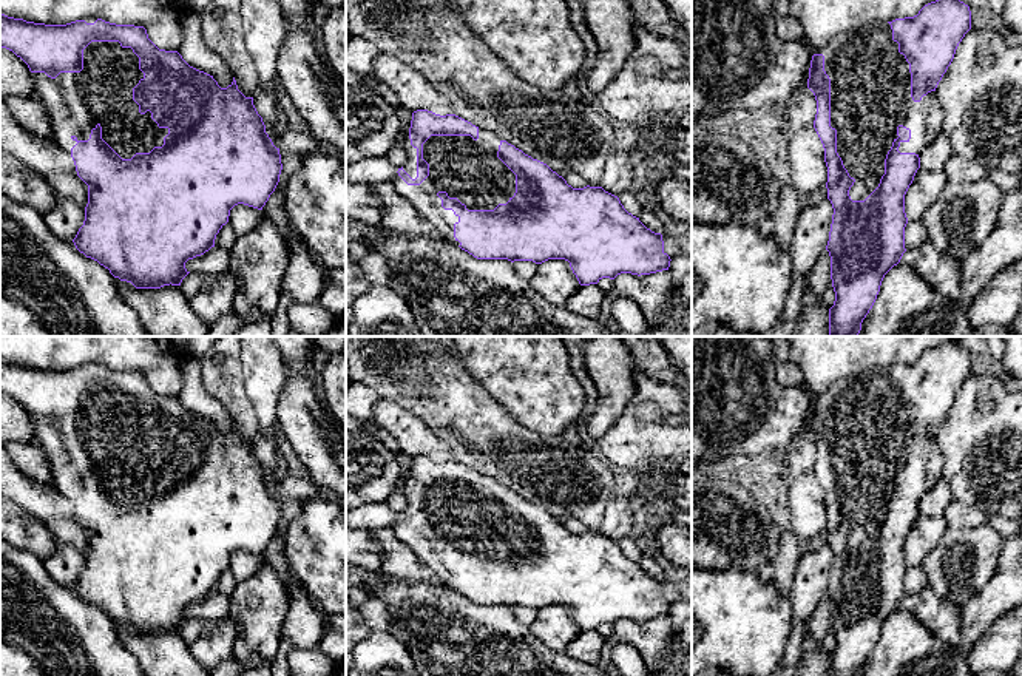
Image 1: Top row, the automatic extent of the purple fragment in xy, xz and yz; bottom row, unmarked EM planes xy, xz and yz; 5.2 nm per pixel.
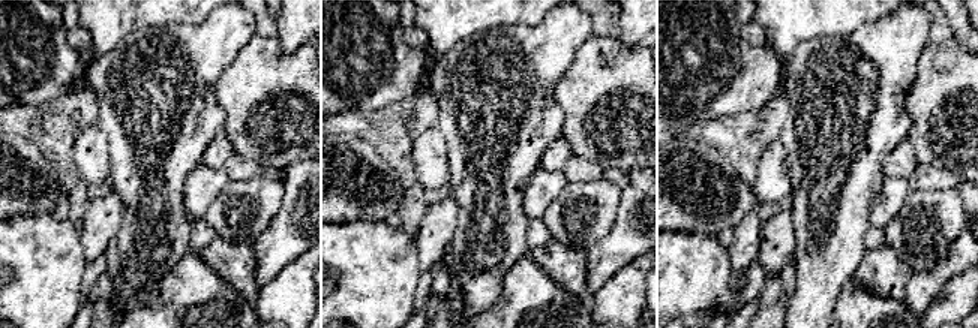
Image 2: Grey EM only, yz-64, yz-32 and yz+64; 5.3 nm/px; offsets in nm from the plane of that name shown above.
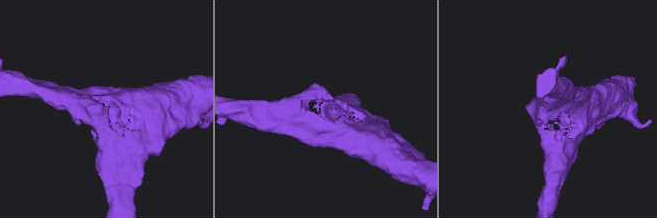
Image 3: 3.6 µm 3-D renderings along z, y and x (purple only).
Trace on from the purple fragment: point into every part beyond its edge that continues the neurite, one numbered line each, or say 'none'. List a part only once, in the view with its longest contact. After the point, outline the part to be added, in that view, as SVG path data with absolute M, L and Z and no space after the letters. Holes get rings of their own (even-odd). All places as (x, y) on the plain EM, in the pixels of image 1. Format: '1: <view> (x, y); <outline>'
1: xy (102, 439); M91 387L83 395L80 418L56 424L32 418L34 441L49 460L51 485L71 500L79 486L88 486L99 469L102 485L122 503L150 499L164 491L168 474L159 474L151 458L139 458L133 434L144 424L139 403L119 387Z

